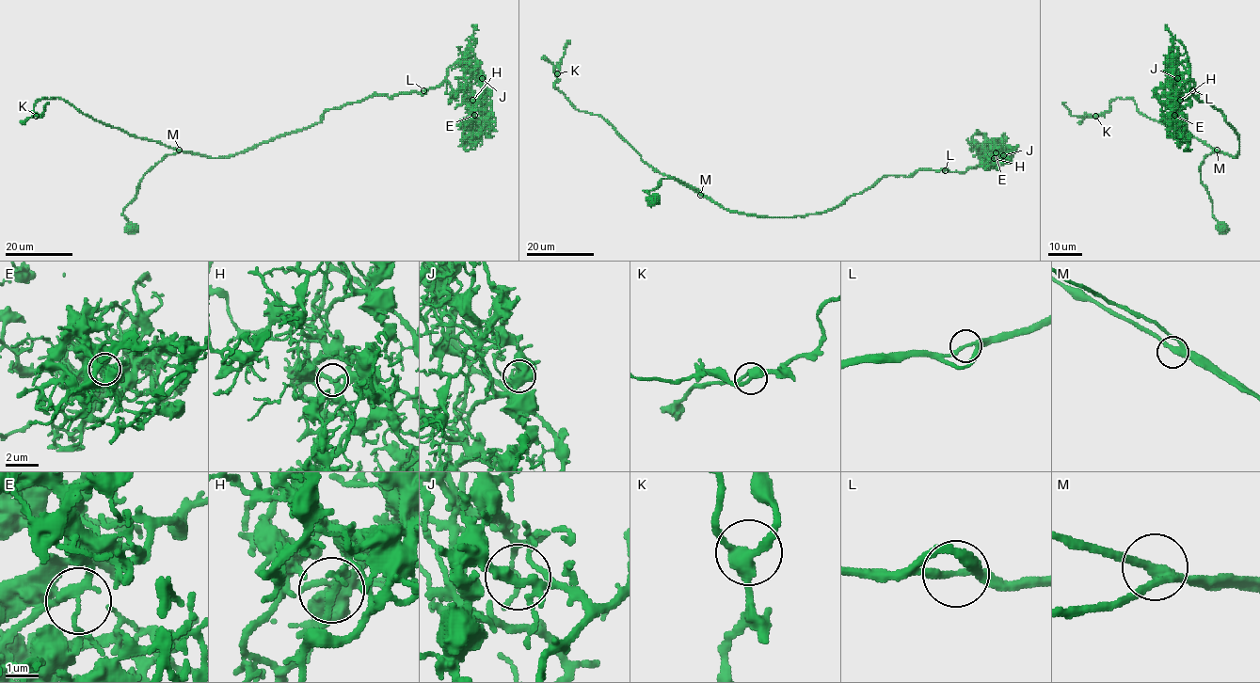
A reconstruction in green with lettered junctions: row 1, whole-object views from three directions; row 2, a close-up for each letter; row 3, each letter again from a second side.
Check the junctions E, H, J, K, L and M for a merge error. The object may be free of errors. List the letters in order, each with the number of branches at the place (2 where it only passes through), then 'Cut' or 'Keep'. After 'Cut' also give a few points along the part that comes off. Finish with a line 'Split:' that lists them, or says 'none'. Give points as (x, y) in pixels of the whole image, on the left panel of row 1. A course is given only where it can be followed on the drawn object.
E: Branches: 3. Cut. Course of the part to remove: (474, 116), (474, 123), (468, 127), (463, 122), (474, 114), (477, 100)
H: Branches: 3. Keep
J: Branches: 3. Keep
K: Branches: 3. Keep
L: Branches: 3. Keep
M: Branches: 3. Keep
Split: E

